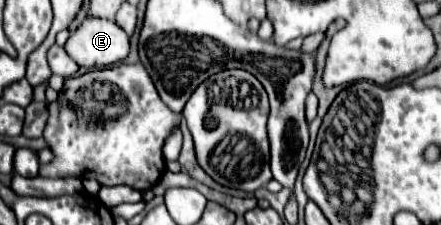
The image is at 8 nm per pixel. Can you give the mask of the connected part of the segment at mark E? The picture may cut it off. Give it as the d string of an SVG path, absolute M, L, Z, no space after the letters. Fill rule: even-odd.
M88 17L76 33L70 35L66 51L80 67L104 69L128 57L130 37L116 21Z

